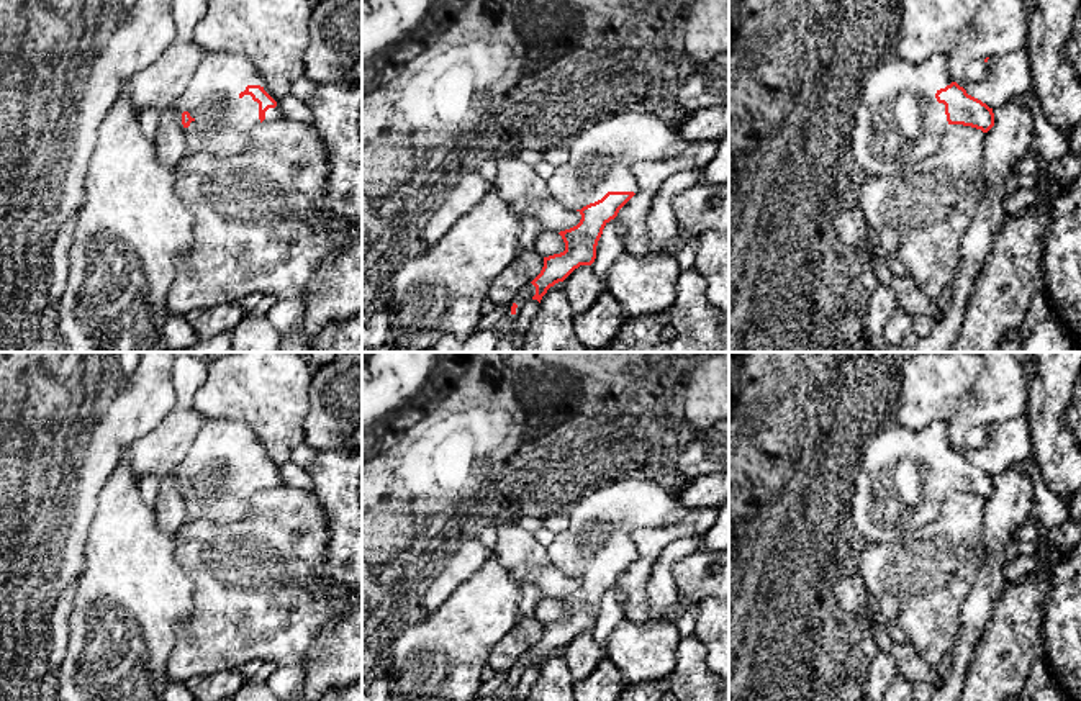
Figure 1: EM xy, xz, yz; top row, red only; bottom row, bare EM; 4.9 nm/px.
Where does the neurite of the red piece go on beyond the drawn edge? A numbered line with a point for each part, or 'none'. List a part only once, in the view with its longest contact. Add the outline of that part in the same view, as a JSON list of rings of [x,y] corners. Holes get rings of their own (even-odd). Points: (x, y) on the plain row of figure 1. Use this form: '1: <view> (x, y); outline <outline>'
1: xy (223, 488); outline [[[206,419],[205,421],[195,441],[192,442],[187,455],[182,459],[180,465],[175,468],[177,491],[183,501],[187,519],[205,518],[205,519],[213,519],[213,521],[233,521],[246,514],[246,511],[251,508],[252,495],[257,490],[260,490],[259,470],[254,468],[251,462],[244,462],[242,465],[239,464],[239,460],[244,459],[247,452],[260,452],[267,459],[265,449],[251,426],[239,423],[239,421],[231,421],[231,419]],[[277,468],[275,475],[269,475],[265,478],[264,488],[274,488],[278,485],[285,485],[285,482],[280,477],[278,468]]]

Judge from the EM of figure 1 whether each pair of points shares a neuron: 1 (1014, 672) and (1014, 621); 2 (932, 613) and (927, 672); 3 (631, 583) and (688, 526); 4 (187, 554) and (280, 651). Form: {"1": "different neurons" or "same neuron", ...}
{"1": "same neuron", "2": "different neurons", "3": "same neuron", "4": "same neuron"}

